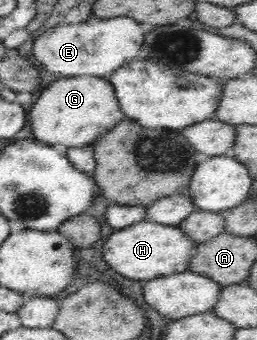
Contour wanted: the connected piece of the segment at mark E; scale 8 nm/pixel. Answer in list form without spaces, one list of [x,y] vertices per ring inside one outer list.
[[[131,17],[91,18],[72,24],[58,24],[46,29],[30,41],[30,52],[34,59],[54,75],[62,78],[100,77],[108,78],[115,69],[126,65],[130,59],[139,59],[140,41],[144,30]]]

